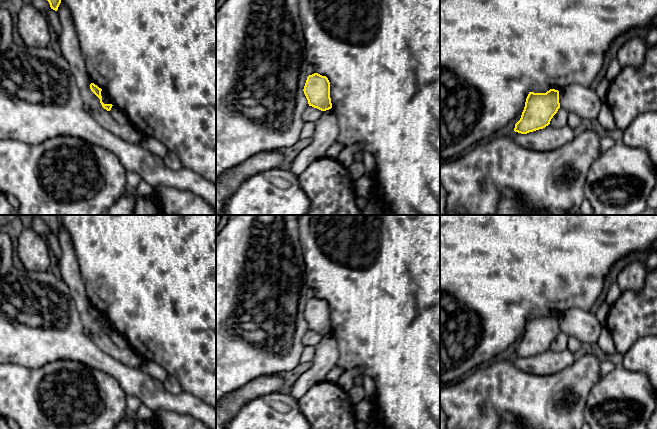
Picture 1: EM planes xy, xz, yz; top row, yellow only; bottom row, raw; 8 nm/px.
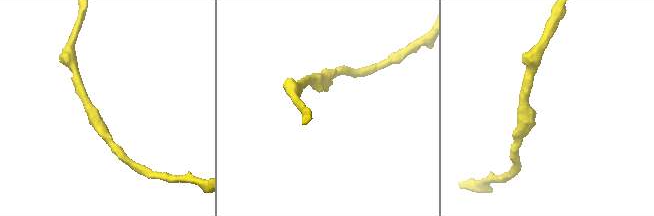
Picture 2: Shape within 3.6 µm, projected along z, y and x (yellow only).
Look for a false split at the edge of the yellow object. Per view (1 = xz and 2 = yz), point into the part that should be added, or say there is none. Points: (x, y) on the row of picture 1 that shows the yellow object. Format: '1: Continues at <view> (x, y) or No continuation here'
1: No continuation here
2: No continuation here

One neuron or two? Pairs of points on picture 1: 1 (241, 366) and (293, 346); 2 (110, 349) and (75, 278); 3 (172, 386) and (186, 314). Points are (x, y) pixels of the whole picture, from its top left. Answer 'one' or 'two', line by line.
1: one
2: one
3: two

